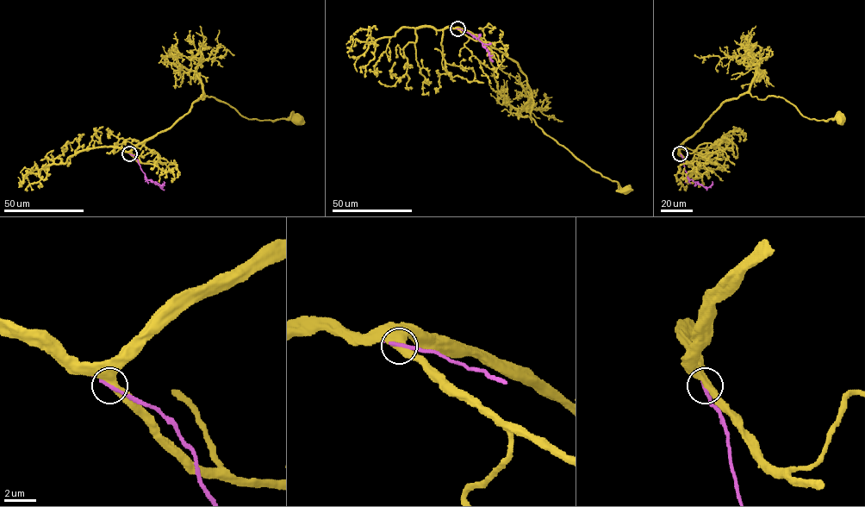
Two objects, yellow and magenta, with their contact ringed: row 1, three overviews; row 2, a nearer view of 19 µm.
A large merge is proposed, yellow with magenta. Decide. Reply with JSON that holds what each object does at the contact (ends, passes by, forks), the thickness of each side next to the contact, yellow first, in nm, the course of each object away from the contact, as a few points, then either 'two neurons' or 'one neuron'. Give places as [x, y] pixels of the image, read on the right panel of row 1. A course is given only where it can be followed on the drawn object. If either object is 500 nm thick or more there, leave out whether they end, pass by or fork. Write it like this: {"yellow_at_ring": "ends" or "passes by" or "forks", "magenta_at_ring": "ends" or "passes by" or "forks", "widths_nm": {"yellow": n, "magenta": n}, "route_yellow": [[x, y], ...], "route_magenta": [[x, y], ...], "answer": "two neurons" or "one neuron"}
{"widths_nm": {"yellow": 500, "magenta": 190}, "route_yellow": [[680, 153], [720, 105], [746, 93], [760, 99], [782, 97], [808, 119], [841, 113], [842, 119]], "route_magenta": [[680, 153], [689, 179], [706, 187], [712, 181]], "answer": "two neurons"}

